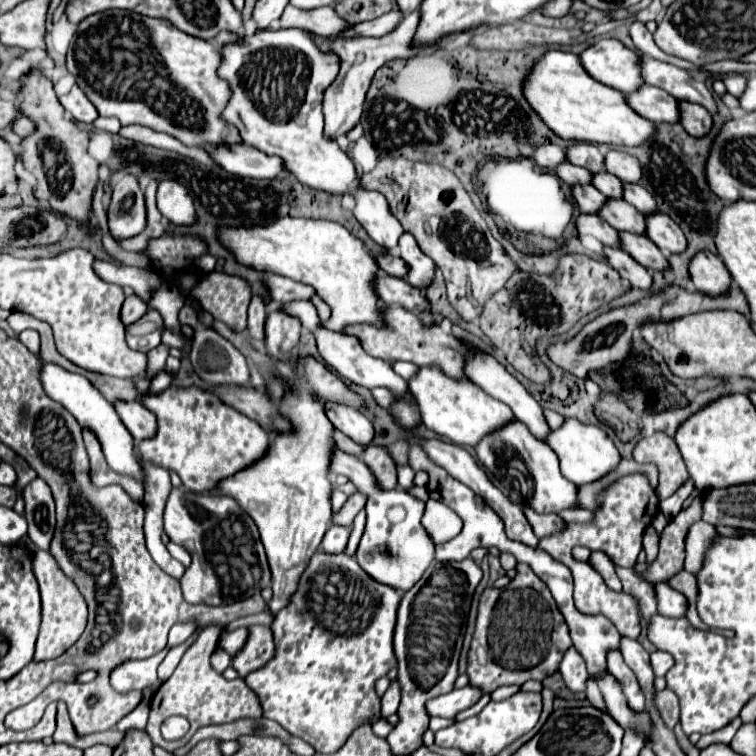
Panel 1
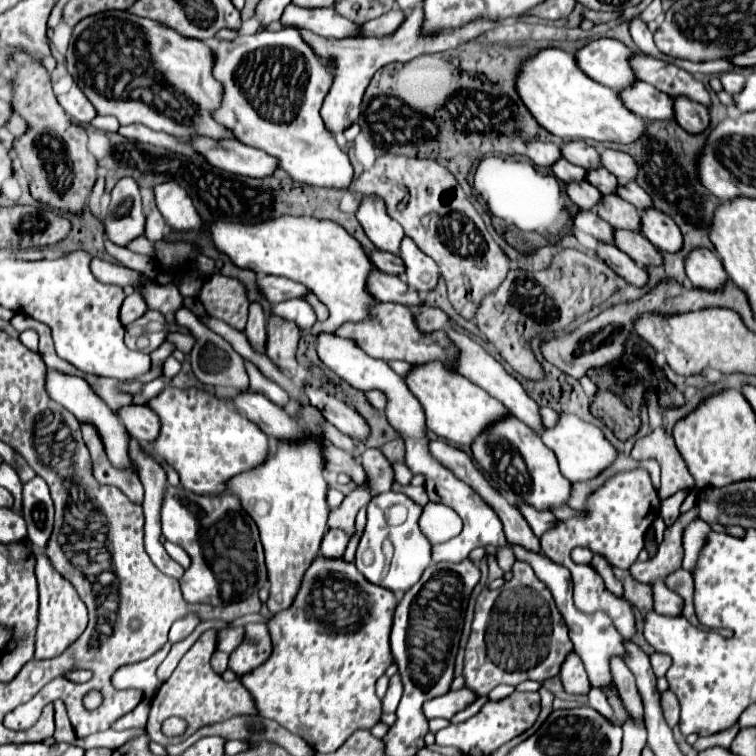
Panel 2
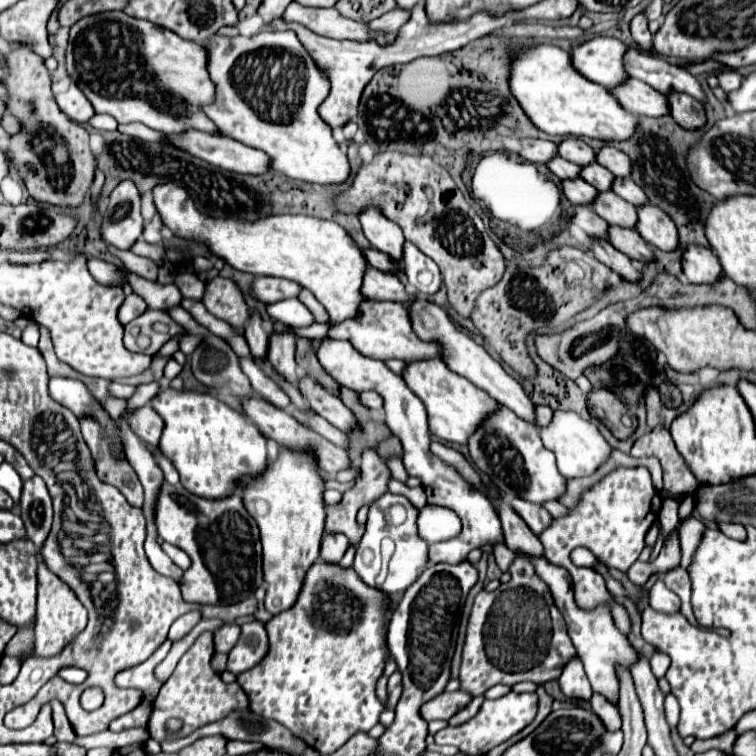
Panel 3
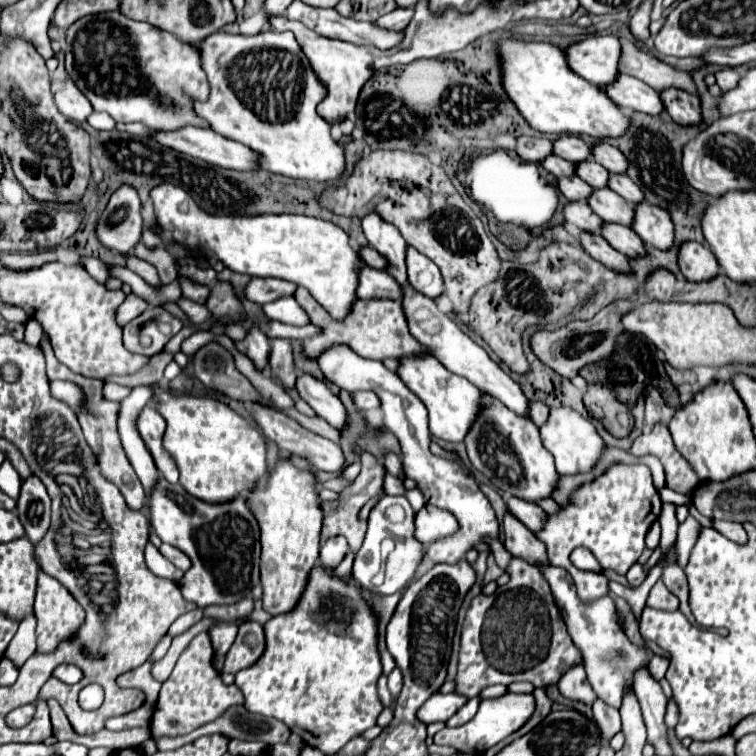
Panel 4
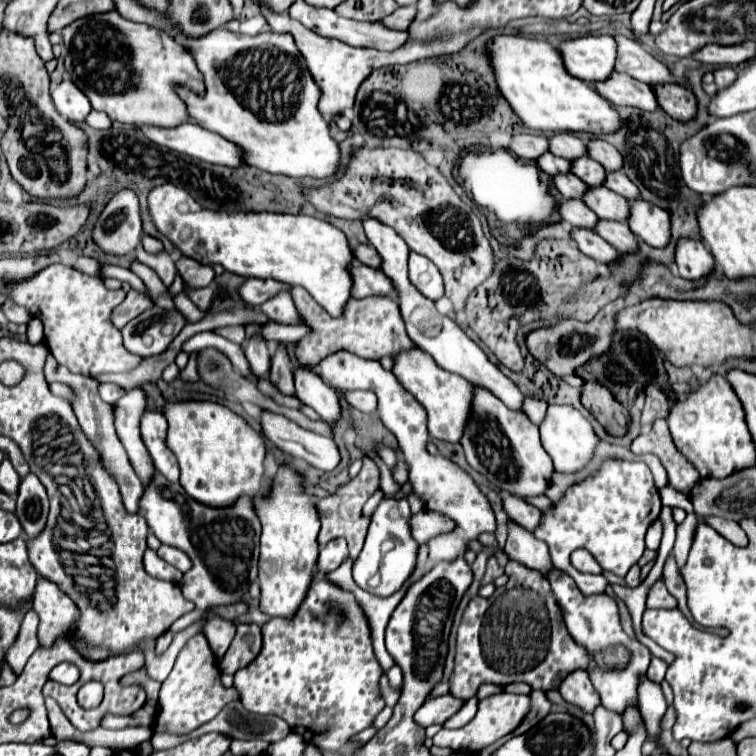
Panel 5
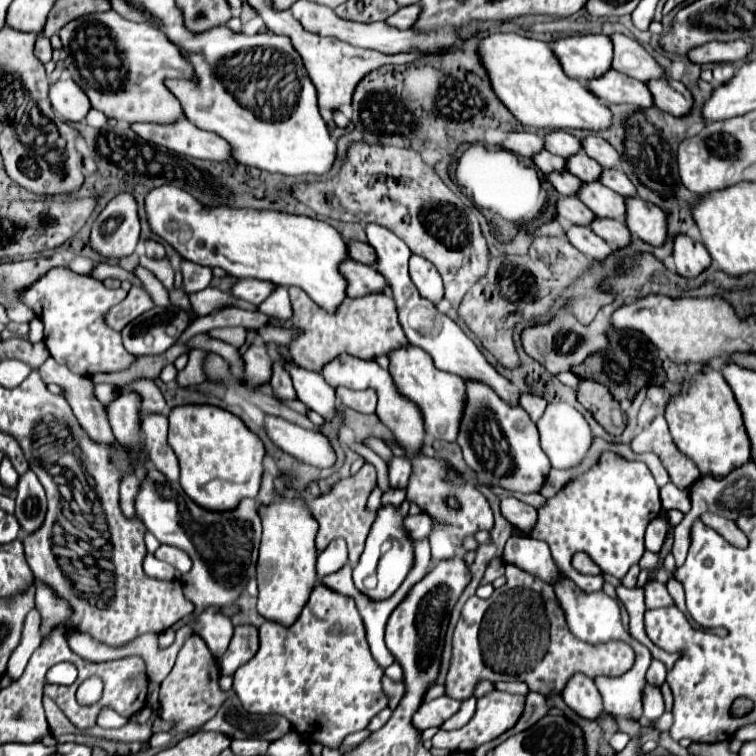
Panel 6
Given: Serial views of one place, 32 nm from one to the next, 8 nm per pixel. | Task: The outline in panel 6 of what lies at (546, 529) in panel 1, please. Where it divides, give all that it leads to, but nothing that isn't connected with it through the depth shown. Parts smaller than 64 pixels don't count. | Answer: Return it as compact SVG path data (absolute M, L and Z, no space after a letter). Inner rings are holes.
M504 496L500 508L502 508L502 514L506 516L506 520L512 526L516 526L516 528L520 528L524 532L530 532L530 528L534 528L534 524L538 522L538 518L536 518L538 510L524 504L522 500L518 500L514 496Z

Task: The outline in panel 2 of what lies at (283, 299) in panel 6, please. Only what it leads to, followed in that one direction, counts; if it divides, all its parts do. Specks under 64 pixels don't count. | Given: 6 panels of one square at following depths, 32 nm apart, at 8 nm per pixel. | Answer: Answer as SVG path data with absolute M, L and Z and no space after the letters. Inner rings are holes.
M286 300L286 302L280 302L272 308L272 312L280 318L286 318L286 320L294 320L300 328L306 328L310 330L314 324L316 324L316 316L314 316L314 310L310 308L310 304L306 304L306 300Z

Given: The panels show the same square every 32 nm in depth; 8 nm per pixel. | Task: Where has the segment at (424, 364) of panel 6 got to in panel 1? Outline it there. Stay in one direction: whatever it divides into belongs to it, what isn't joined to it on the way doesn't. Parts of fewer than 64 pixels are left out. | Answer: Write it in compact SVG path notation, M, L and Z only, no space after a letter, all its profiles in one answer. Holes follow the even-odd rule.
M420 368L420 374L414 376L408 386L418 402L426 428L460 446L474 448L474 444L478 444L482 436L488 436L490 432L496 432L498 428L504 428L506 424L516 420L514 412L506 404L494 400L492 396L482 392L482 388L468 380L458 382L444 376L438 368Z

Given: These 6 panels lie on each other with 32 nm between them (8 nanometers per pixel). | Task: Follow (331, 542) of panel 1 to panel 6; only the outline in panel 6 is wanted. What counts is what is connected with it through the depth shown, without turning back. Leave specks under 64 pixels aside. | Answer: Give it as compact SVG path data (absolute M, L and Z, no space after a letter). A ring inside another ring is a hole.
M332 540L330 546L326 546L320 556L318 556L318 564L316 570L320 576L332 574L336 570L340 570L344 564L348 562L348 548L344 540Z

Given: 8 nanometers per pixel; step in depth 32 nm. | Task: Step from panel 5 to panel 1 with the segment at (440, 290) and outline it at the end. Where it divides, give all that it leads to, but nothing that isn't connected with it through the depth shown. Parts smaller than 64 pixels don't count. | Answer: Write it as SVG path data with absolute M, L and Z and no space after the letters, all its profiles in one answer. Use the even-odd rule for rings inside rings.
M404 232L398 240L398 252L400 252L400 258L410 266L410 272L406 276L406 280L424 290L430 280L434 278L434 262L418 248L414 236L410 236L410 232Z

